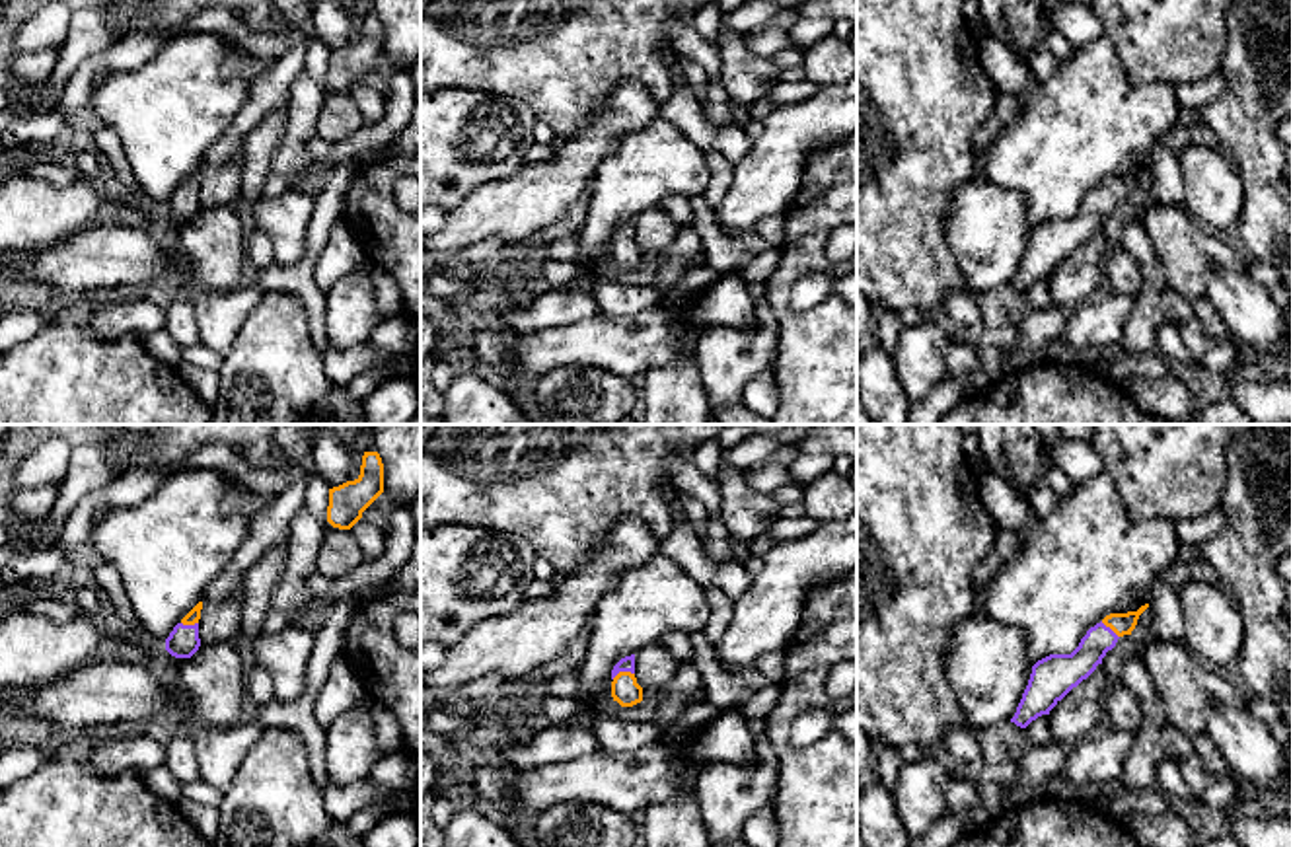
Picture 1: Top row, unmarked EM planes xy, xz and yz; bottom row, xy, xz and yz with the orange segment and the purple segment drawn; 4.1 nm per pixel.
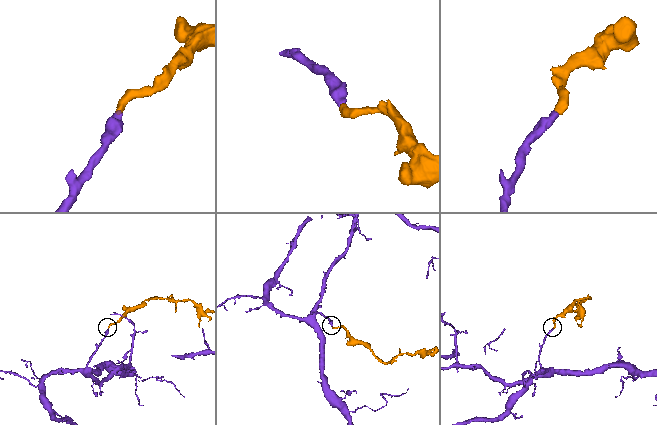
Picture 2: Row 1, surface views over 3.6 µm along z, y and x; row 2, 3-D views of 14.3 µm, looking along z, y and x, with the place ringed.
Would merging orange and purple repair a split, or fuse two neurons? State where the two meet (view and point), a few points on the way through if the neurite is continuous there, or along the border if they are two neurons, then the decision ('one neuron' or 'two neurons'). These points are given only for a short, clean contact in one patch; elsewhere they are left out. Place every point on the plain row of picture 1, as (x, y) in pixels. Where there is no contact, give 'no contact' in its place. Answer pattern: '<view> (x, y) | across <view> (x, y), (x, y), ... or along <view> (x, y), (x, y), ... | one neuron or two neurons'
xz (622, 236) | across xz (626, 254), (622, 236), (626, 228) | one neuron

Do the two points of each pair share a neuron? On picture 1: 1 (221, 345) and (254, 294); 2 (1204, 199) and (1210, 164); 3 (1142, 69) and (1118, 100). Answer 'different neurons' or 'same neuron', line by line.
1: same neuron
2: same neuron
3: different neurons

